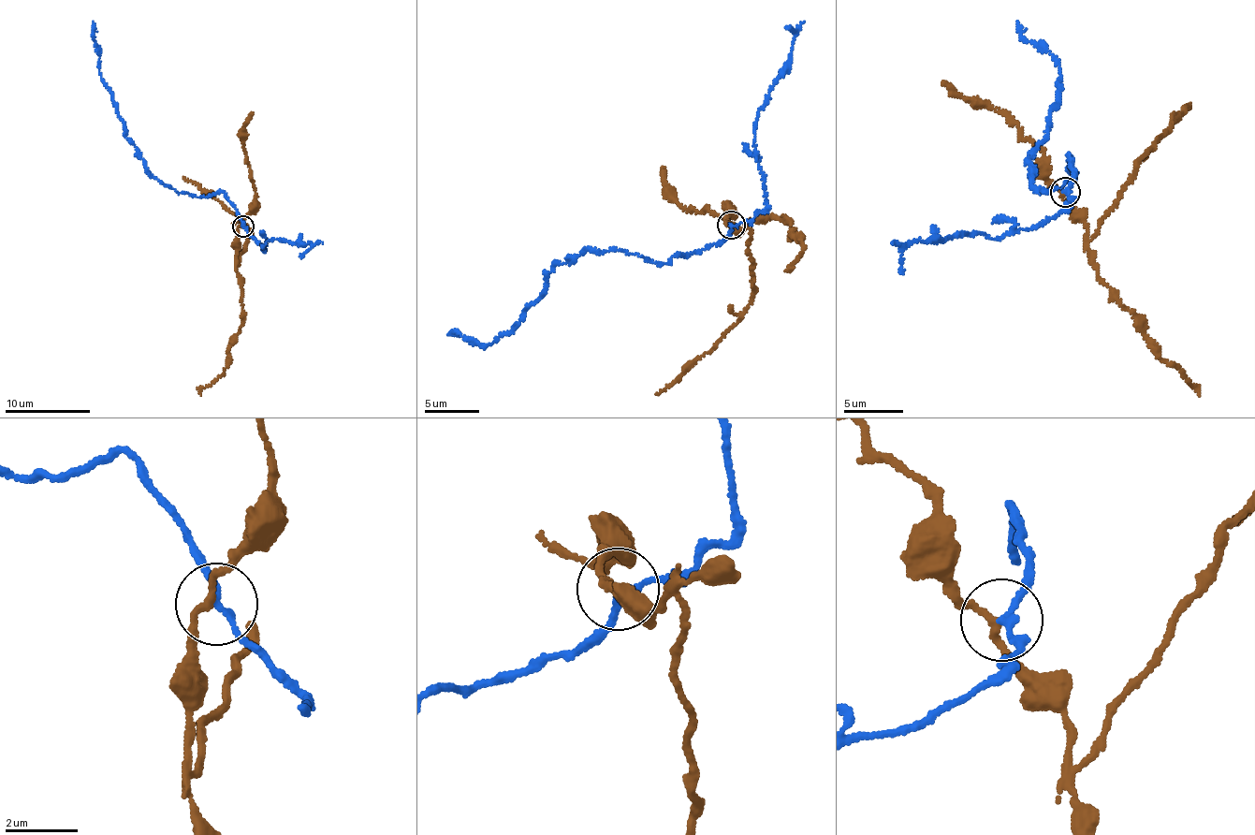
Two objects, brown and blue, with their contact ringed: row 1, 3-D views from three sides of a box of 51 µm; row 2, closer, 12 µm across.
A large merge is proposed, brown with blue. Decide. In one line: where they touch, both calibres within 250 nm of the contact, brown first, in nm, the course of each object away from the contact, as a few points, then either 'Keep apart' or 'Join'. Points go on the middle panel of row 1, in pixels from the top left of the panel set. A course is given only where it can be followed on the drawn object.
Place: (731, 225). Thickness 170 nm (brown) against 160 nm. Course of brown: (729, 226), (750, 229), (747, 241), (754, 290), (747, 309), (711, 350), (656, 394). Course of blue: (731, 226), (721, 241), (666, 263), (586, 249), (547, 271), (538, 298), (515, 327), (484, 349), (447, 334). Keep apart

